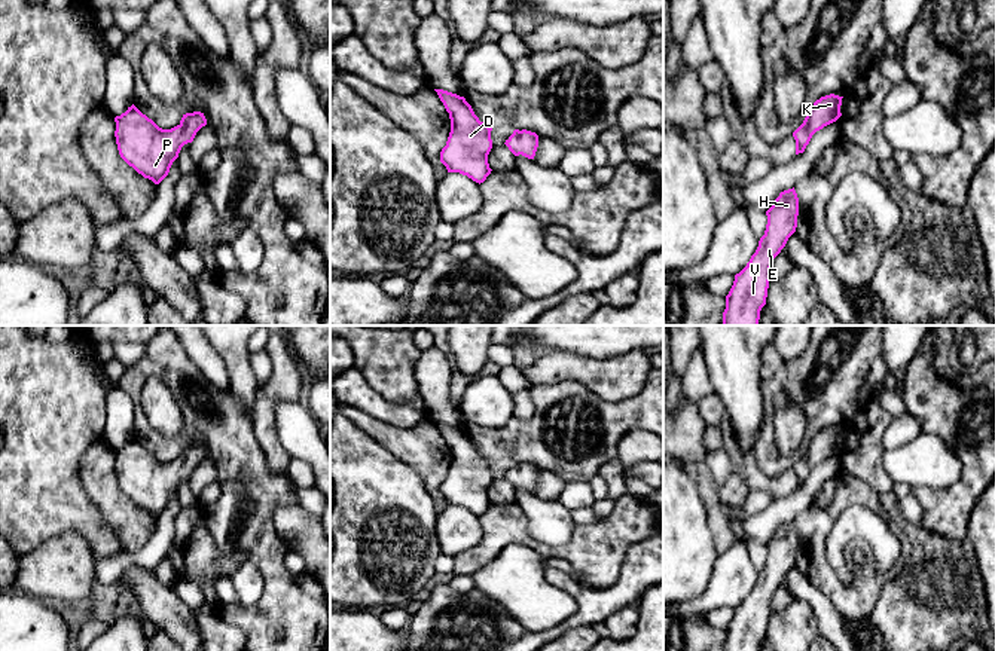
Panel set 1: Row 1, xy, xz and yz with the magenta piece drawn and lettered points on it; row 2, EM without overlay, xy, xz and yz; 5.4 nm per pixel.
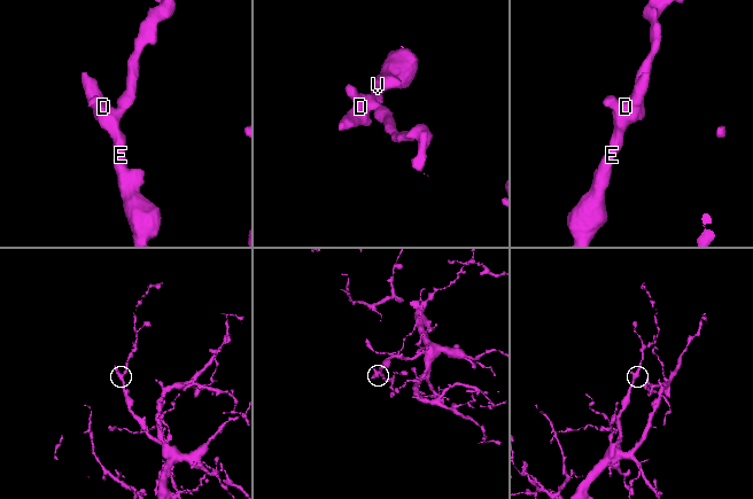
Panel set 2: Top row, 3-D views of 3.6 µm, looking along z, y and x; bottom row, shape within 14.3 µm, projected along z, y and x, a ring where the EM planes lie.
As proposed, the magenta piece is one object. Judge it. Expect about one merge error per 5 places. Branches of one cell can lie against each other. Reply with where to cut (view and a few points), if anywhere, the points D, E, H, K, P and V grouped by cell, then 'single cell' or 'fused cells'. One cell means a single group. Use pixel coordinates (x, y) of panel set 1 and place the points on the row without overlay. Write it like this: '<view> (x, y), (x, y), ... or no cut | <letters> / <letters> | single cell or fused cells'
no cut | D E H K P V | single cell

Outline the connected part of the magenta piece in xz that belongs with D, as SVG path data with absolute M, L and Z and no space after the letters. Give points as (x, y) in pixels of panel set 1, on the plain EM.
M434 422L451 452L451 465L440 485L440 495L448 505L460 505L476 516L483 516L491 507L488 488L492 482L491 464L479 453L464 430Z

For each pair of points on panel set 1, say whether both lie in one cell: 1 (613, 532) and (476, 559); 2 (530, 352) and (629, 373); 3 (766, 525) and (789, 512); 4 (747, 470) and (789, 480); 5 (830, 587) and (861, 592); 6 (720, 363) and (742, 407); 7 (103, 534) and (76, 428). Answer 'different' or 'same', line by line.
1: same
2: different
3: same
4: same
5: same
6: same
7: same

